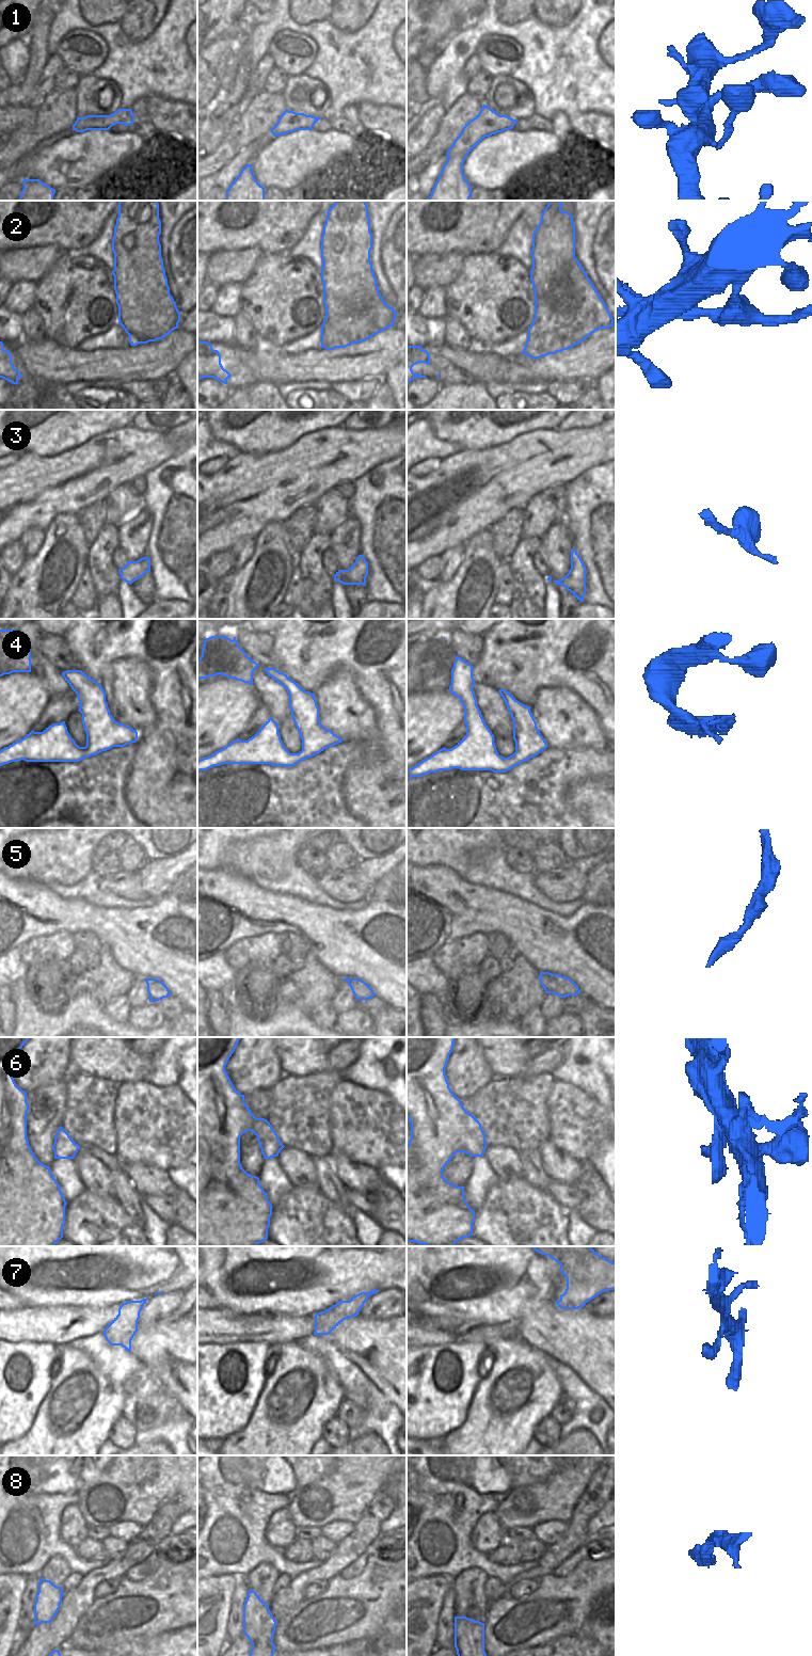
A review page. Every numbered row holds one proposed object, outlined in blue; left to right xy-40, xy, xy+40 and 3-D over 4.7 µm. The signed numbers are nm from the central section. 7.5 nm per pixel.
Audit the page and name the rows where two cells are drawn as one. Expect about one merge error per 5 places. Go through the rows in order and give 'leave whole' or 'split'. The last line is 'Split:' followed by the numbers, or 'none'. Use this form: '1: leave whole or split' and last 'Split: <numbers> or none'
1: leave whole
2: split
3: leave whole
4: leave whole
5: leave whole
6: leave whole
7: leave whole
8: leave whole
Split: 2

